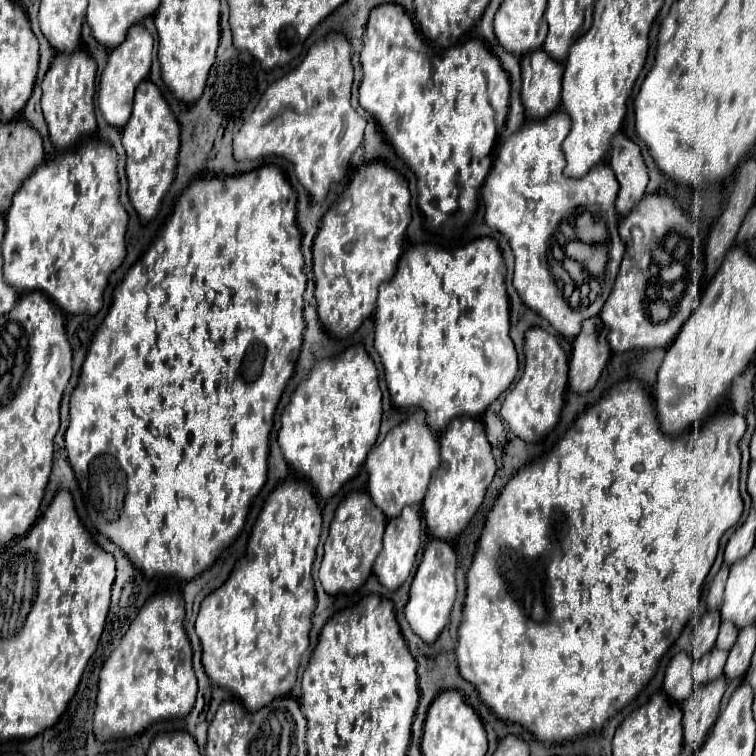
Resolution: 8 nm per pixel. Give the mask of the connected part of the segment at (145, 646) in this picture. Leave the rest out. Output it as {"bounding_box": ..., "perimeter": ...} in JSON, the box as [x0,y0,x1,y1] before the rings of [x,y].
{"bounding_box":[93,591,197,739],"perimeter":[[[179,591],[153,595],[129,625],[119,647],[99,675],[93,731],[99,739],[133,737],[153,721],[187,717],[195,705],[197,679],[191,667],[191,643],[183,627],[185,603]]]}

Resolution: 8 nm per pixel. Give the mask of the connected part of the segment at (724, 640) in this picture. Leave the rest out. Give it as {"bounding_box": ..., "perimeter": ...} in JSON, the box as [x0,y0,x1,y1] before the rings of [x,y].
{"bounding_box":[715,621,739,649],"perimeter":[[[723,621],[715,647],[719,647],[719,649],[731,649],[733,643],[735,643],[735,639],[737,639],[737,633],[739,633],[739,629],[731,621]]]}

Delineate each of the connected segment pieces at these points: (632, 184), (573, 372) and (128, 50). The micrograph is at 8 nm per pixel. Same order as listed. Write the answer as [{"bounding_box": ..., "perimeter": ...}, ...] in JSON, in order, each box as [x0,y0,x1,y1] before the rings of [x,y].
[{"bounding_box":[609,133,649,217],"perimeter":[[[617,133],[611,143],[611,159],[609,165],[615,171],[615,177],[621,185],[615,201],[615,209],[621,217],[625,217],[631,207],[643,197],[645,187],[649,183],[649,173],[643,163],[639,145]]]},{"bounding_box":[569,317,609,393],"perimeter":[[[599,317],[583,321],[579,335],[573,341],[569,359],[569,389],[575,393],[587,393],[595,387],[607,359],[609,343],[607,329]]]},{"bounding_box":[99,25,153,127],"perimeter":[[[133,25],[133,29],[129,29],[127,33],[127,39],[109,53],[109,61],[99,81],[99,109],[107,123],[123,127],[129,121],[135,87],[149,75],[151,69],[151,51],[153,51],[151,33],[143,25]]]}]

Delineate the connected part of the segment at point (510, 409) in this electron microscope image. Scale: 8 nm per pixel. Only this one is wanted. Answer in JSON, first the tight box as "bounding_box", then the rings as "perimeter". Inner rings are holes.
{"bounding_box":[501,327,567,443],"perimeter":[[[533,327],[525,333],[523,343],[523,375],[513,387],[513,391],[505,397],[501,407],[501,417],[509,423],[511,431],[527,443],[541,439],[547,431],[551,431],[563,407],[563,393],[567,389],[567,355],[559,347],[557,339],[541,327]]]}

